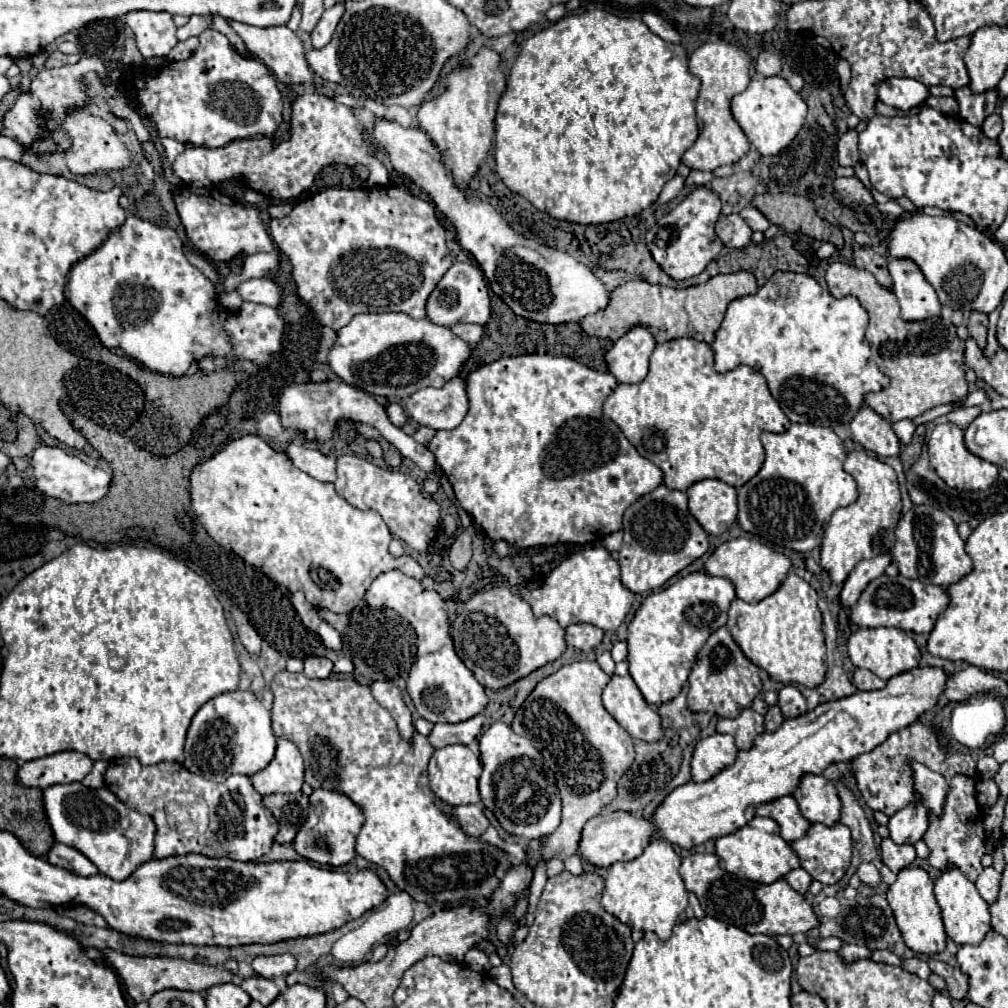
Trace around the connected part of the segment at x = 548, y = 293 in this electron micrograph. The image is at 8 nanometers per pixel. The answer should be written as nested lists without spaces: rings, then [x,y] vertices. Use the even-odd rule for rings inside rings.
[[[381,120],[375,124],[375,138],[389,152],[393,168],[431,196],[435,208],[453,224],[461,248],[465,248],[485,272],[491,290],[517,316],[535,322],[563,324],[581,322],[585,316],[607,308],[611,294],[591,268],[537,238],[525,238],[489,202],[457,186],[453,174],[441,162],[439,150],[423,130],[401,128],[395,122]]]

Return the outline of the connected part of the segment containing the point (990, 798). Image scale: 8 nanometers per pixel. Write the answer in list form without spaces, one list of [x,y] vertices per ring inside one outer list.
[[[979,780],[977,782],[977,802],[983,810],[989,810],[999,796],[999,788],[995,784],[995,780]]]

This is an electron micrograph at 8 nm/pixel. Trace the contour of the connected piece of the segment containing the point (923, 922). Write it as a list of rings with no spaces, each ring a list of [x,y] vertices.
[[[903,868],[897,874],[897,880],[889,886],[887,890],[887,900],[893,910],[895,922],[901,930],[901,936],[905,944],[915,952],[915,954],[927,954],[935,956],[945,950],[945,928],[941,922],[941,912],[933,896],[933,882],[929,880],[927,872],[923,868]]]

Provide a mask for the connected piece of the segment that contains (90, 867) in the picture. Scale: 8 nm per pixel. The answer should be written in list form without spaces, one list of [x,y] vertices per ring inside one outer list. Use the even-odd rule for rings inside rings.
[[[53,844],[53,848],[47,854],[47,860],[53,866],[65,868],[65,870],[77,874],[77,876],[93,876],[93,874],[99,874],[97,866],[87,856],[83,856],[79,850],[71,848],[67,844]]]

